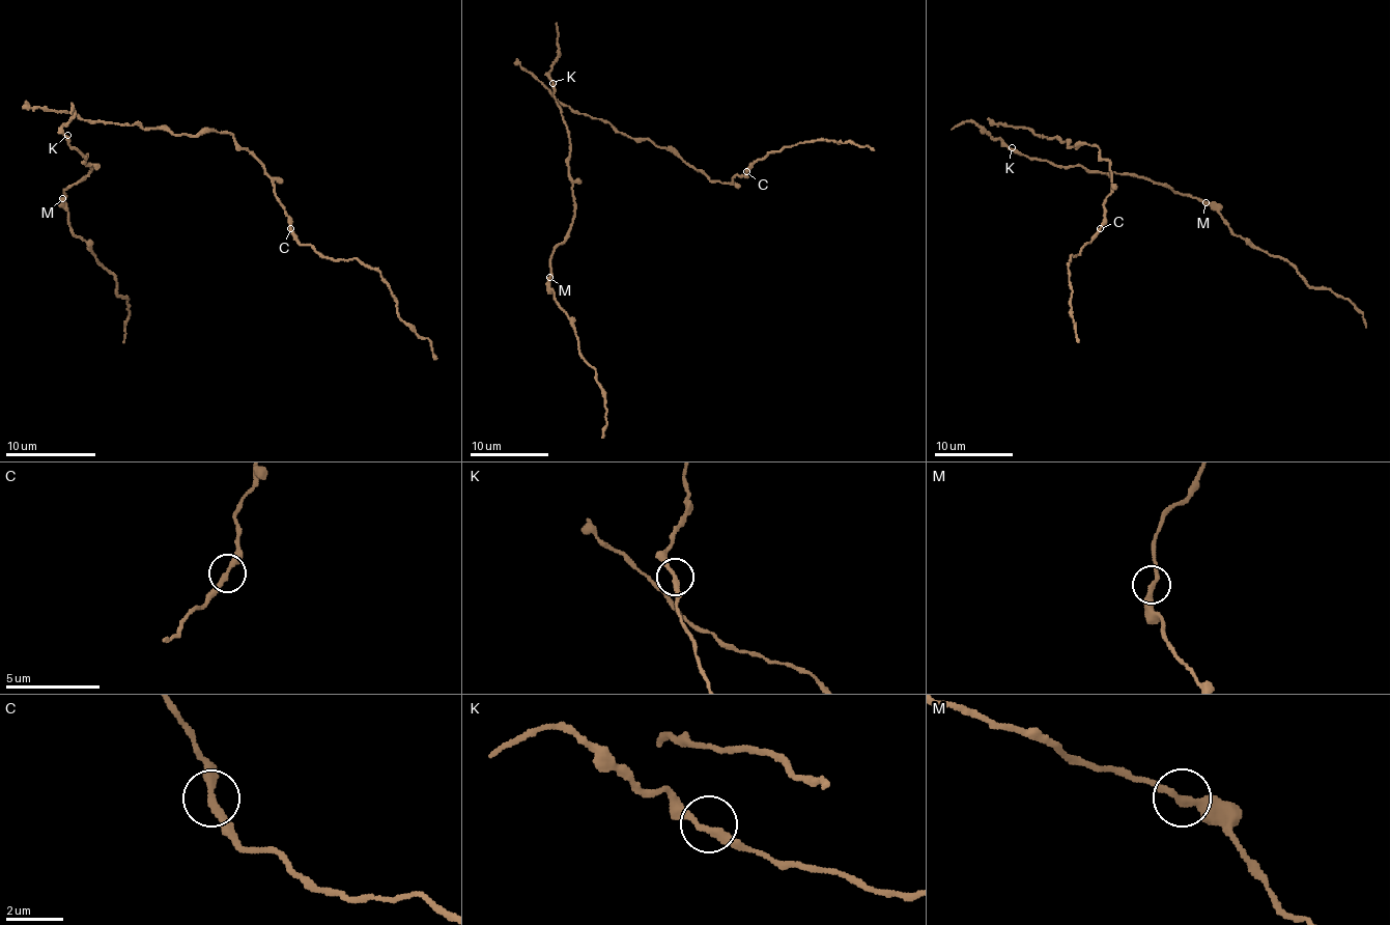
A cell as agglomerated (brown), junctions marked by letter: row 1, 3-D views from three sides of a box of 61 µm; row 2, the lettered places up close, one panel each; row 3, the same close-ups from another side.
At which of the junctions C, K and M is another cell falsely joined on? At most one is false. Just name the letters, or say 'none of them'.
none of them

